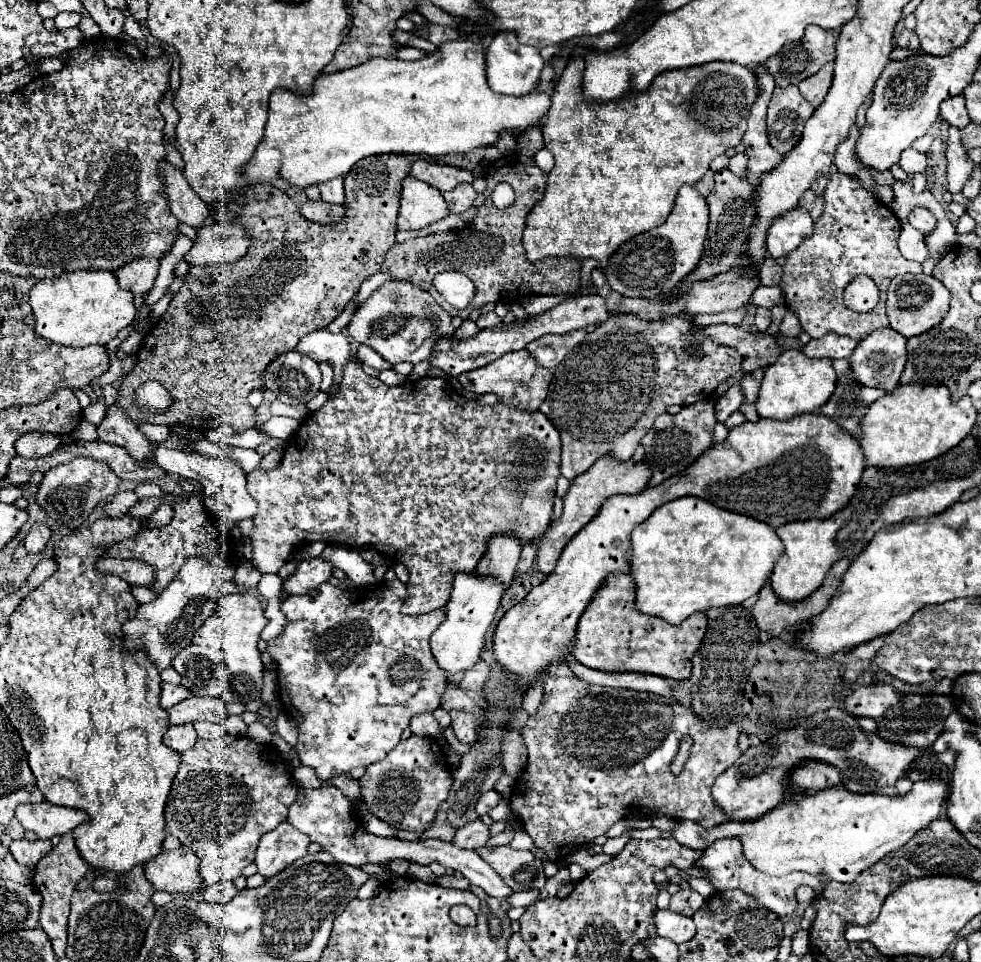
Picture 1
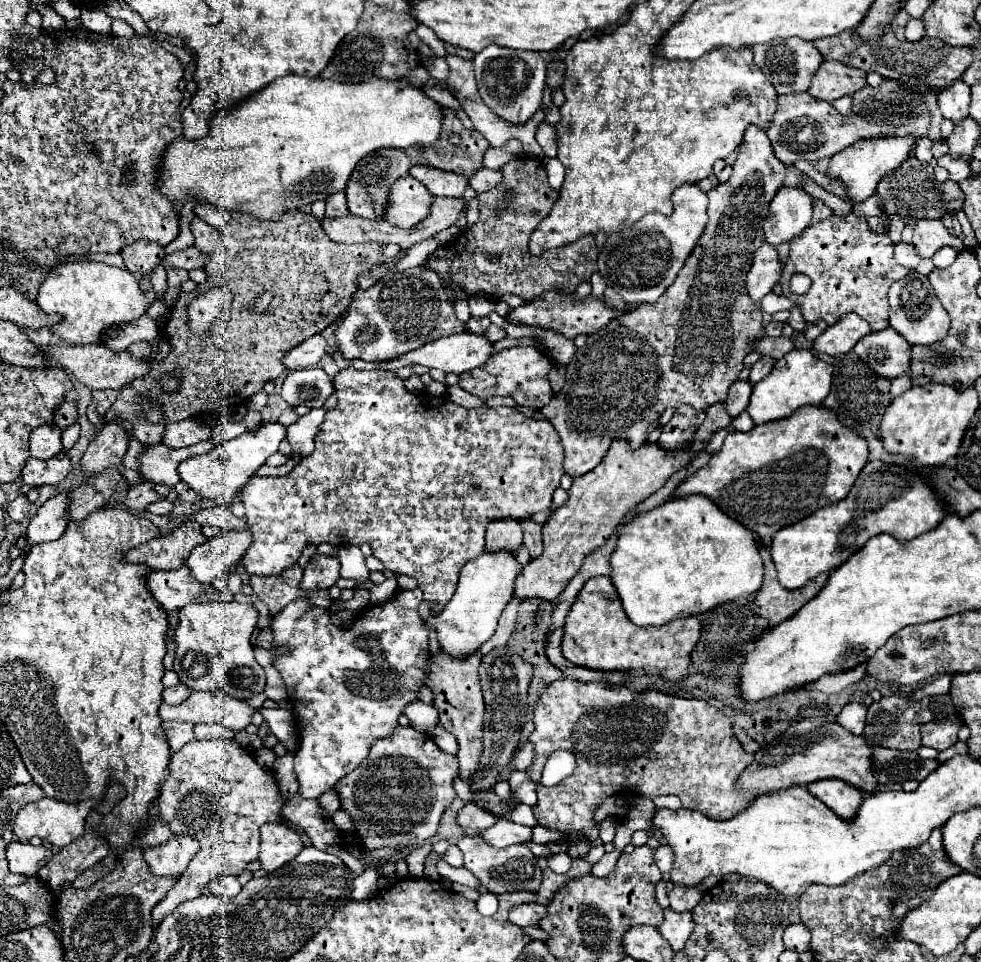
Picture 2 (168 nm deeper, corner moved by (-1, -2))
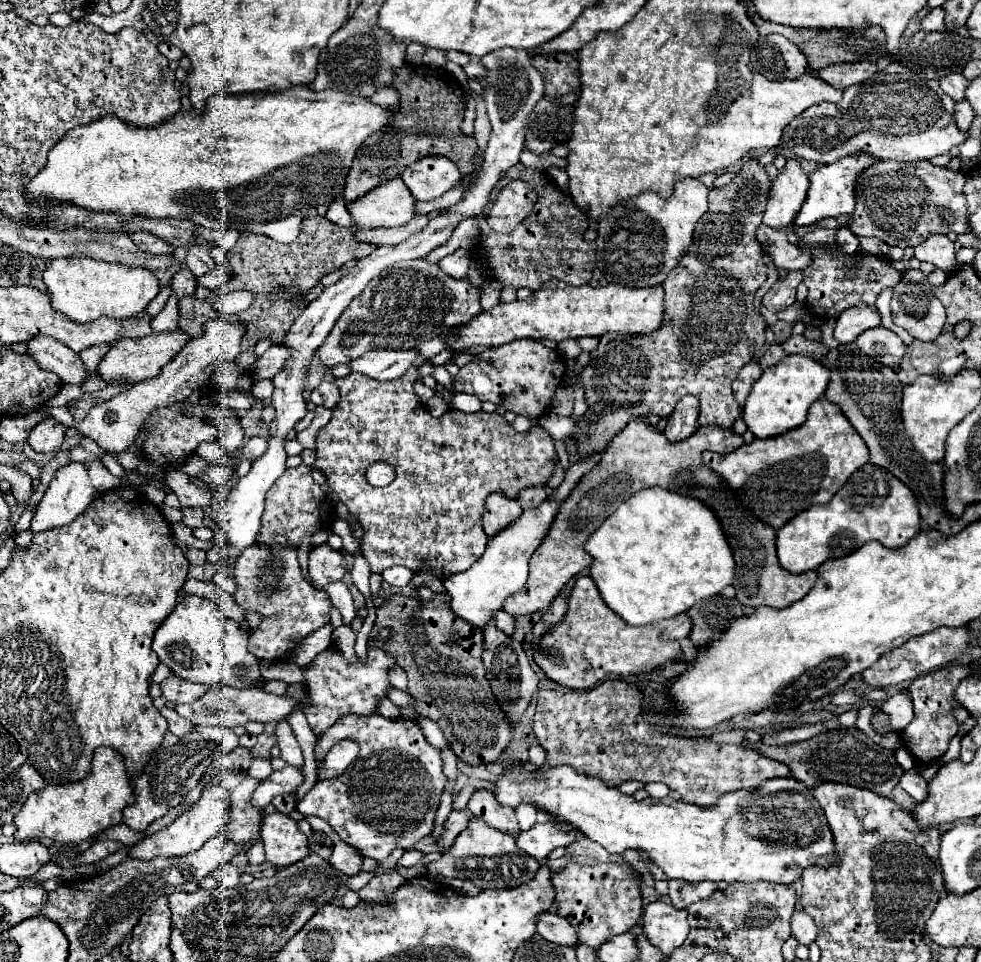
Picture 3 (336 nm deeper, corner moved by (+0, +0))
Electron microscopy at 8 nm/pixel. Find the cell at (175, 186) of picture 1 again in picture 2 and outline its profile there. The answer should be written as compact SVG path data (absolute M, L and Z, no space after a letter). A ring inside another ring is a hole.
M193 216L193 220L191 220L191 232L195 236L195 246L197 248L203 248L205 254L217 252L217 248L219 248L219 232L217 232L217 228L209 226L199 216Z

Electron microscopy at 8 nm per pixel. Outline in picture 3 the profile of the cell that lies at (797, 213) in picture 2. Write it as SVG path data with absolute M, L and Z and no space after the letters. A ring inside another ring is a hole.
M788 158L784 170L772 180L768 208L764 212L764 224L770 228L788 228L792 226L798 208L802 208L810 178L800 166L798 158Z

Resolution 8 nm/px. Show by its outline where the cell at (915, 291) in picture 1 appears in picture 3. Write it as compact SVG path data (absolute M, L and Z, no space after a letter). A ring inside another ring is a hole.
M910 270L896 286L890 302L892 322L900 328L904 328L912 338L918 338L922 342L932 342L936 336L940 336L942 326L946 322L946 312L940 304L940 300L934 296L932 286L928 284L928 278L920 270Z

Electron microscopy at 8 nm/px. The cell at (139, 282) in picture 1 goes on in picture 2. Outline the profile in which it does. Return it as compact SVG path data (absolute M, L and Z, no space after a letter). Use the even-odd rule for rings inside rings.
M139 240L137 244L127 246L121 252L121 256L123 256L125 268L141 282L155 270L155 266L161 262L161 258L165 258L165 252L161 246L155 246L153 242Z

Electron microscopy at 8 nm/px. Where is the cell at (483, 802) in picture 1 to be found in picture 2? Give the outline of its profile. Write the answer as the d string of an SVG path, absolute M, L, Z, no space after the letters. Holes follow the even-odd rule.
M465 804L457 816L457 822L459 826L463 826L465 830L473 830L473 832L479 832L487 826L493 826L497 822L497 816L477 804Z

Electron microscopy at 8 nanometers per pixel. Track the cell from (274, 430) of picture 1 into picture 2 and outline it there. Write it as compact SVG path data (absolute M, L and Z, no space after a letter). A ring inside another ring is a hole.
M267 422L263 426L259 426L253 432L243 432L241 436L237 436L235 440L229 440L221 446L215 446L209 454L203 456L193 456L189 460L183 460L183 464L177 468L181 480L193 488L199 496L205 496L209 500L213 500L219 506L229 506L237 492L241 490L241 486L253 476L253 472L265 464L265 460L277 452L281 440L285 440L287 436L287 428L279 422Z

